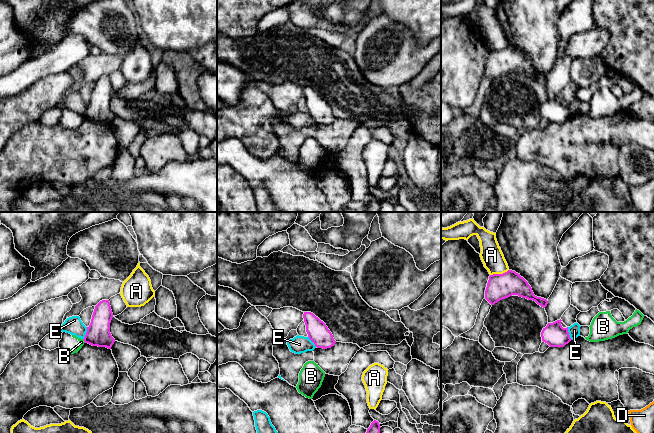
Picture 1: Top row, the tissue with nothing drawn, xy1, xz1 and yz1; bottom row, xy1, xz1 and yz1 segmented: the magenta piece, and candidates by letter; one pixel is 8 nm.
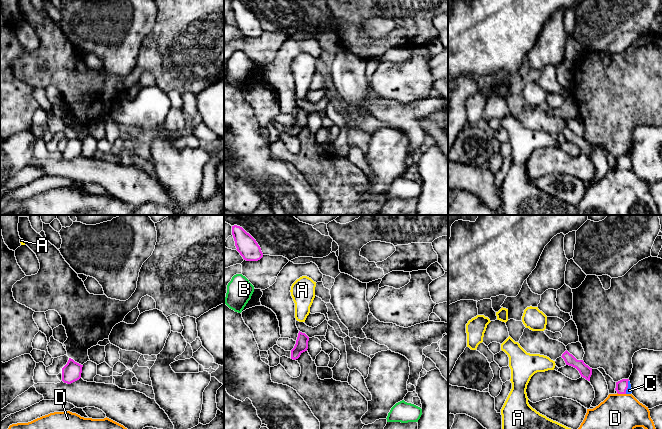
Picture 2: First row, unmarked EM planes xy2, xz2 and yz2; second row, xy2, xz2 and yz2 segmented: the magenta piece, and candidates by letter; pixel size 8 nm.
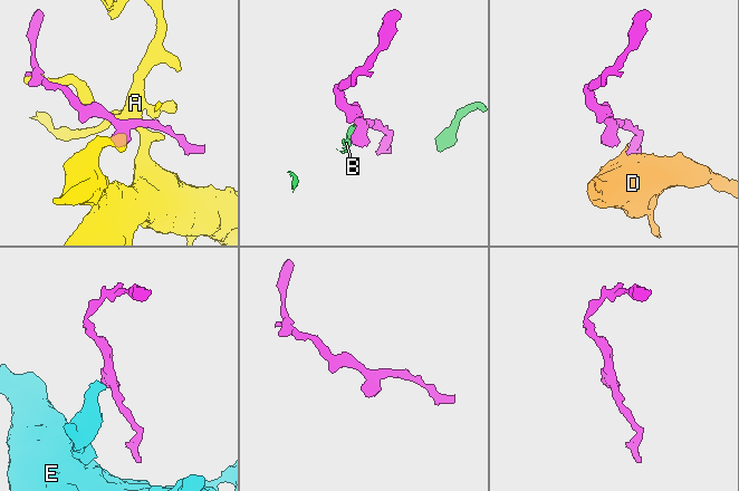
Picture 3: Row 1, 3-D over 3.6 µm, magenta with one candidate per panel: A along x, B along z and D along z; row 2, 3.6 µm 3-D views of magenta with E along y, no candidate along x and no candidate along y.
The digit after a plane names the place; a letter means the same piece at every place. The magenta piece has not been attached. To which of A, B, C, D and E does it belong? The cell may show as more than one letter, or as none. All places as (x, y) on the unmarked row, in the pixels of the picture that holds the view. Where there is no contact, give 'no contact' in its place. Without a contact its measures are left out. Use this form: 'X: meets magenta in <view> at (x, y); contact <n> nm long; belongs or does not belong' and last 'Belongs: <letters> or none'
A: meets magenta in yz1 at (499, 50); contact 160 nm long; does not belong
B: meets magenta in xy1 at (84, 117); contact 40 nm long; does not belong
C: meets magenta in yz2 at (627, 163); contact 110 nm long; belongs
D: meets magenta in yz2 at (621, 169); contact 70 nm long; does not belong
E: meets magenta in yz1 at (568, 109); contact 110 nm long; does not belong
Belongs: C

